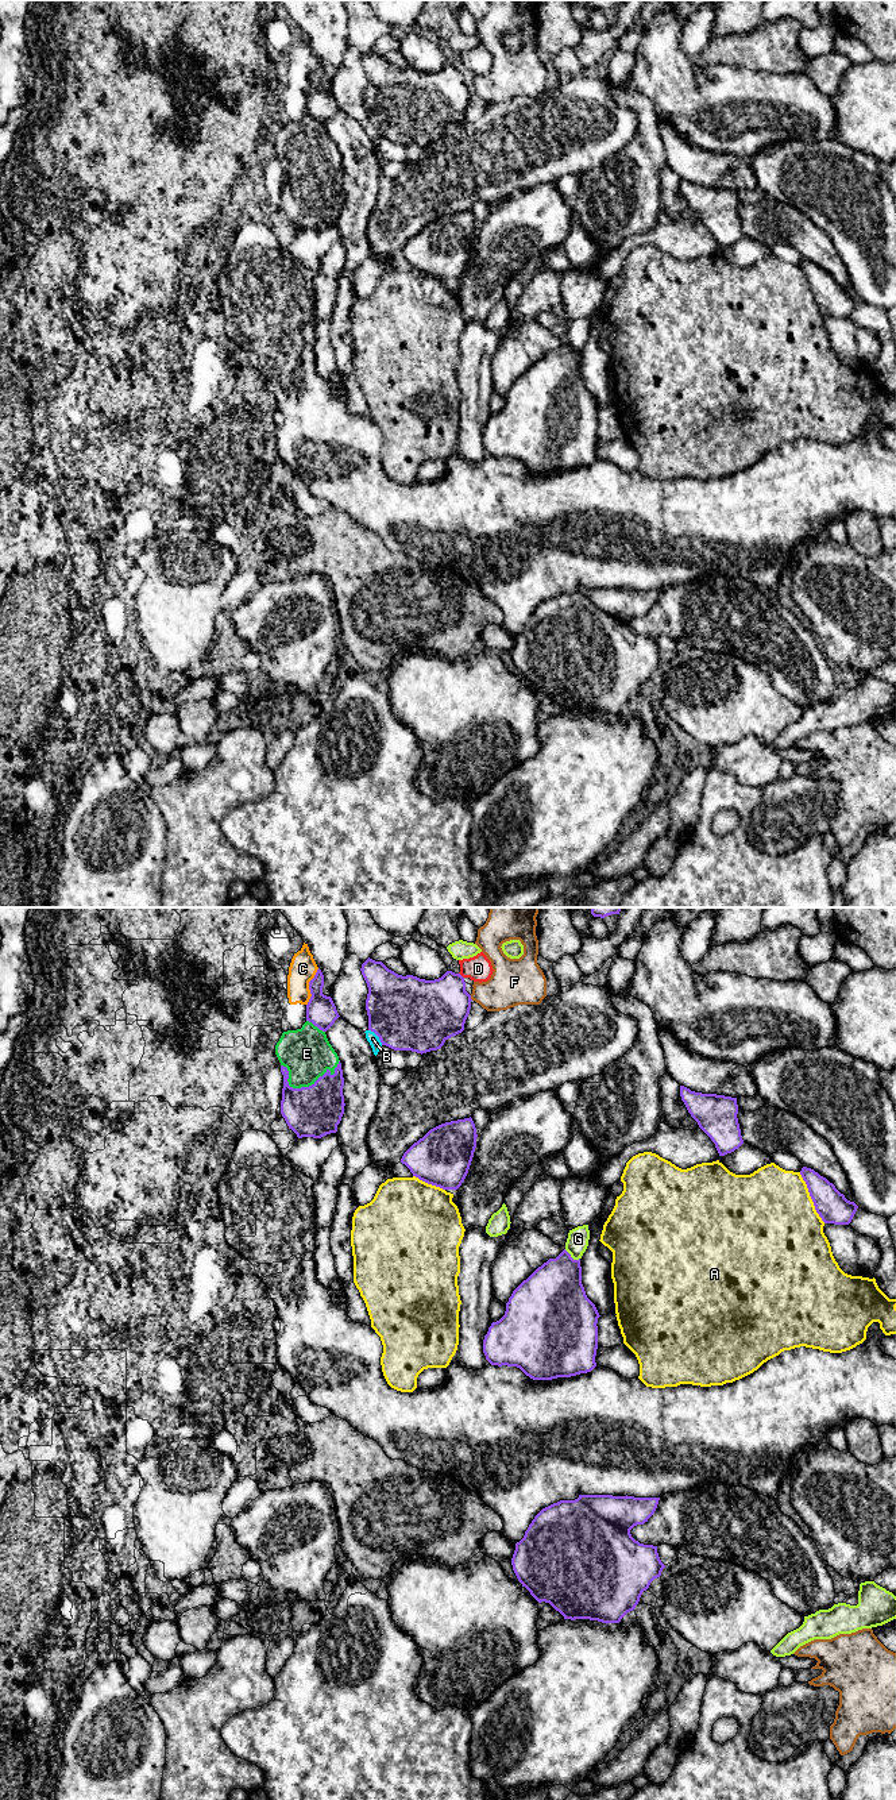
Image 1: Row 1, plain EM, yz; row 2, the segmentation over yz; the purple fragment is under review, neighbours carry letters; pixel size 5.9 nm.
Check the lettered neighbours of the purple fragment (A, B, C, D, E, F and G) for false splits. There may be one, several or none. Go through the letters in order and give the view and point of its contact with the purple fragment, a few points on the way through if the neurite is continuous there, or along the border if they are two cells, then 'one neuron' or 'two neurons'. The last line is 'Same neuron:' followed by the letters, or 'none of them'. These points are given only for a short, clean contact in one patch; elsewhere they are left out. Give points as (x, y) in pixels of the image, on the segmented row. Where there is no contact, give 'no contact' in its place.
A: contact yz (811, 1198); two neurons
B: contact yz (377, 1035); one neuron
C: contact yz (309, 987); border yz (319, 968), (309, 982), (311, 998), (306, 1005); two neurons
D: contact yz (460, 975); border yz (459, 972), (463, 978); two neurons
E: contact yz (306, 1087); one neuron
F: contact yz (470, 998); two neurons
G: contact yz (571, 1257); two neurons
Same neuron: B, E

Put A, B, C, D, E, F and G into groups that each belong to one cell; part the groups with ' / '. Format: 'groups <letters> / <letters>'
groups A / B E / C / D / F / G

